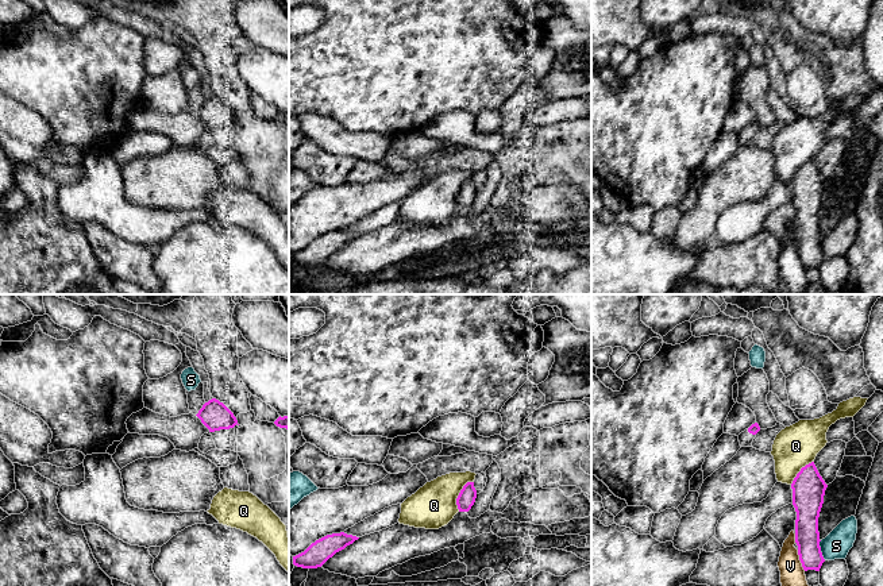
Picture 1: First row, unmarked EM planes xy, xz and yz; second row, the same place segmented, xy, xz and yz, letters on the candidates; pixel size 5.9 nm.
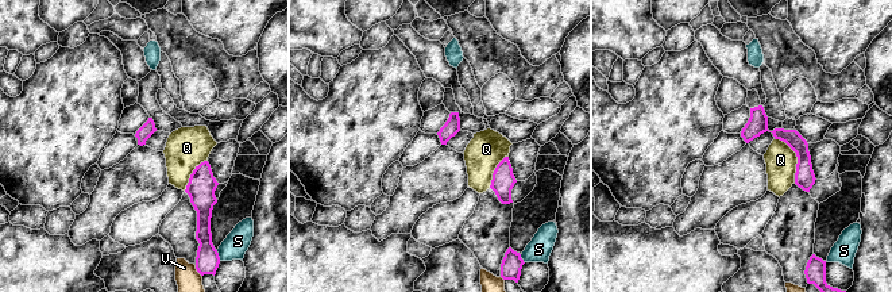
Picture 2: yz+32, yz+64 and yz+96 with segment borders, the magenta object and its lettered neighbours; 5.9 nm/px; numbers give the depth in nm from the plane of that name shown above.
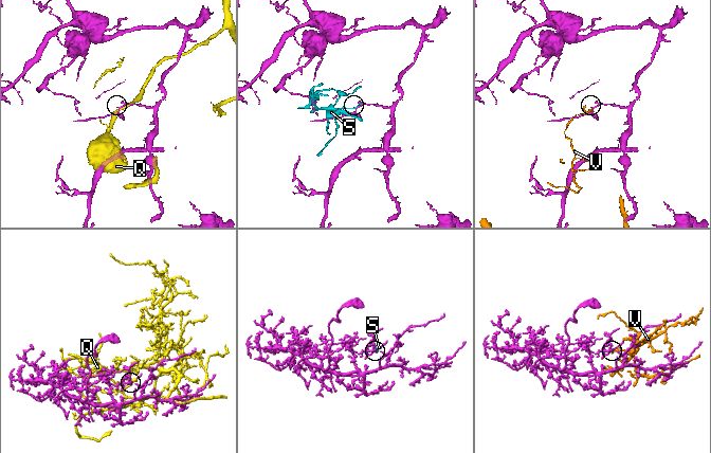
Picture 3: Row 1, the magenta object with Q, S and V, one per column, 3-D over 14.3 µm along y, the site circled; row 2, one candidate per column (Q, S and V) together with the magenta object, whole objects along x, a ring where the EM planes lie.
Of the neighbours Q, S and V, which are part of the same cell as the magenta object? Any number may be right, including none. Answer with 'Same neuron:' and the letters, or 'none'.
Same neuron: none

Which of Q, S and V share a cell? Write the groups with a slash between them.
Q / S / V

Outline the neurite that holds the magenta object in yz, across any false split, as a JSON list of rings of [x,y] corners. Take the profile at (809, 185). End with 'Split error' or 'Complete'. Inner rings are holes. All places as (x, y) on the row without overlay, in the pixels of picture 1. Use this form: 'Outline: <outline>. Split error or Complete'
Outline: [[[814,159],[802,165],[791,181],[797,209],[795,240],[805,269],[820,269],[825,259],[820,244],[818,215],[826,185]]]. Complete

